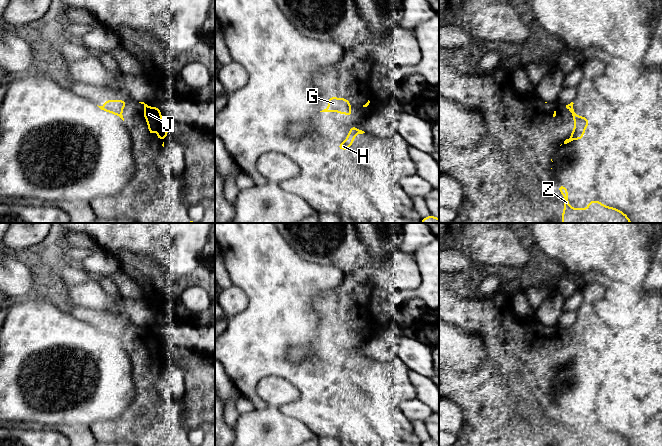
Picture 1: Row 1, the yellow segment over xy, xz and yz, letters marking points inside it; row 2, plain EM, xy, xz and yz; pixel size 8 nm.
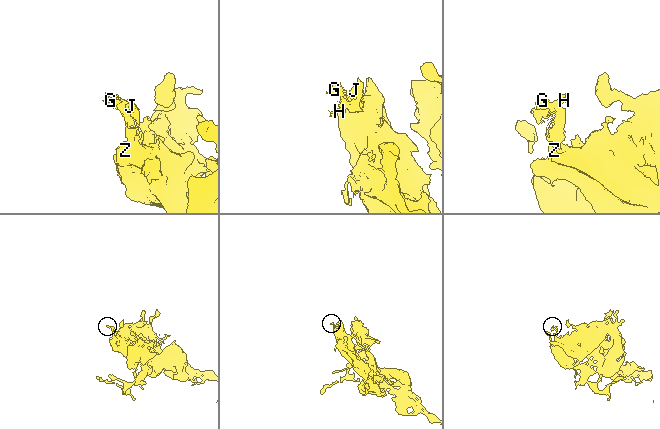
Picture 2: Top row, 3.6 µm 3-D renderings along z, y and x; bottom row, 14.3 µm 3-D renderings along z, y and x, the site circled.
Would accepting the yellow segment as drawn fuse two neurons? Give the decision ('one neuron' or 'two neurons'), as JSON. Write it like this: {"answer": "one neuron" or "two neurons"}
{"answer": "one neuron"}

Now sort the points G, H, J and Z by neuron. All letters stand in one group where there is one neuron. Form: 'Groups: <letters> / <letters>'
Groups: G H J Z

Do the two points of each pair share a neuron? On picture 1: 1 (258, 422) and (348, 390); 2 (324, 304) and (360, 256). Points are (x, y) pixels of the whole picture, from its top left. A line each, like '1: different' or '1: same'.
1: different
2: same

